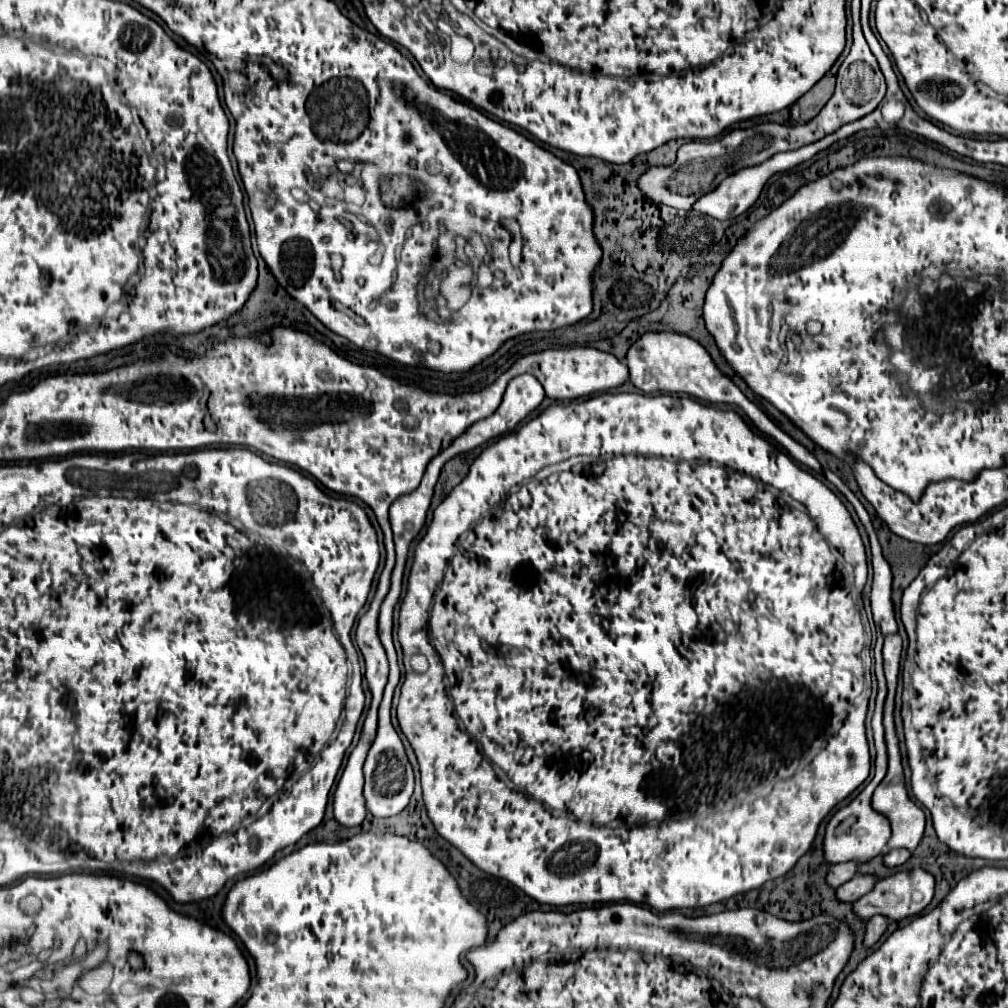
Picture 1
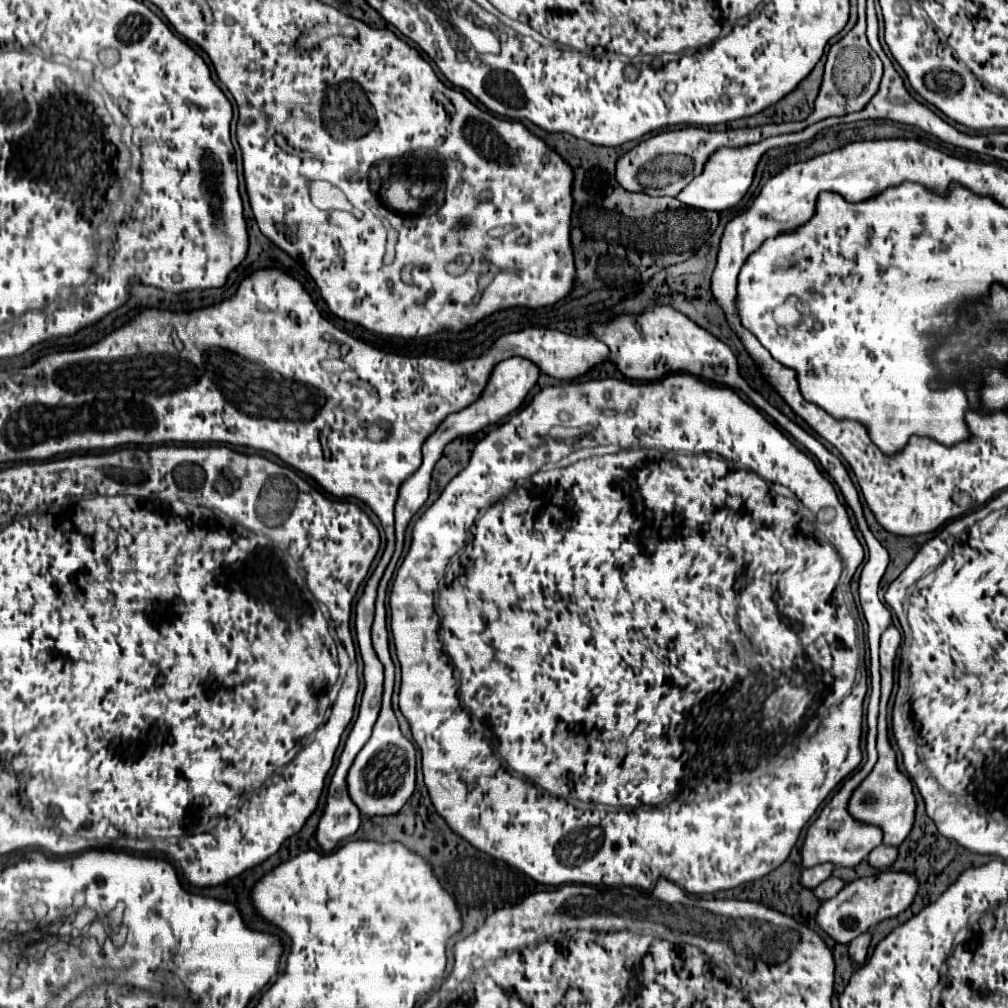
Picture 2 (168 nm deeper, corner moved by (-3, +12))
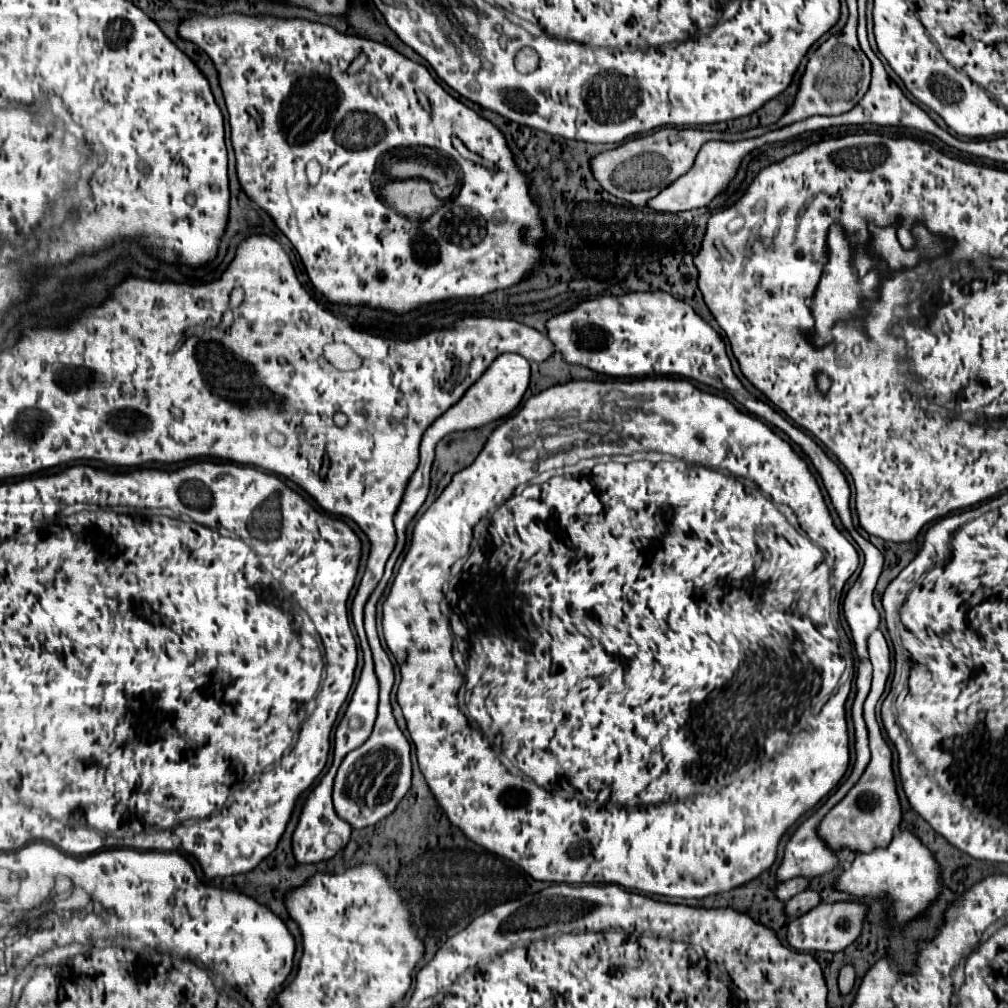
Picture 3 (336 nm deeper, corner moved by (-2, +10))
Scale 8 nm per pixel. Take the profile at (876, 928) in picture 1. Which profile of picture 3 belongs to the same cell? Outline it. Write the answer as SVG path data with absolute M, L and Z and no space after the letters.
M847 964L847 966L841 968L841 974L839 974L839 990L841 990L841 994L849 994L853 984L855 984L855 968L851 964Z

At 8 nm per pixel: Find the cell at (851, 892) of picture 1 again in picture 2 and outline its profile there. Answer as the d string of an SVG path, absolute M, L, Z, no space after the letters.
M826 878L820 886L816 886L812 892L818 900L828 900L832 896L836 896L840 890L844 888L844 882L838 880L838 878Z

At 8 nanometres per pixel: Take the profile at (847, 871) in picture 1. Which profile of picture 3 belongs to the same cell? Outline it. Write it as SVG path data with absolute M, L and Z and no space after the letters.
M791 878L791 880L785 880L785 882L781 882L781 884L777 886L777 898L781 898L781 900L787 902L787 900L791 900L795 894L807 890L807 886L809 886L809 880L807 880L807 878Z

